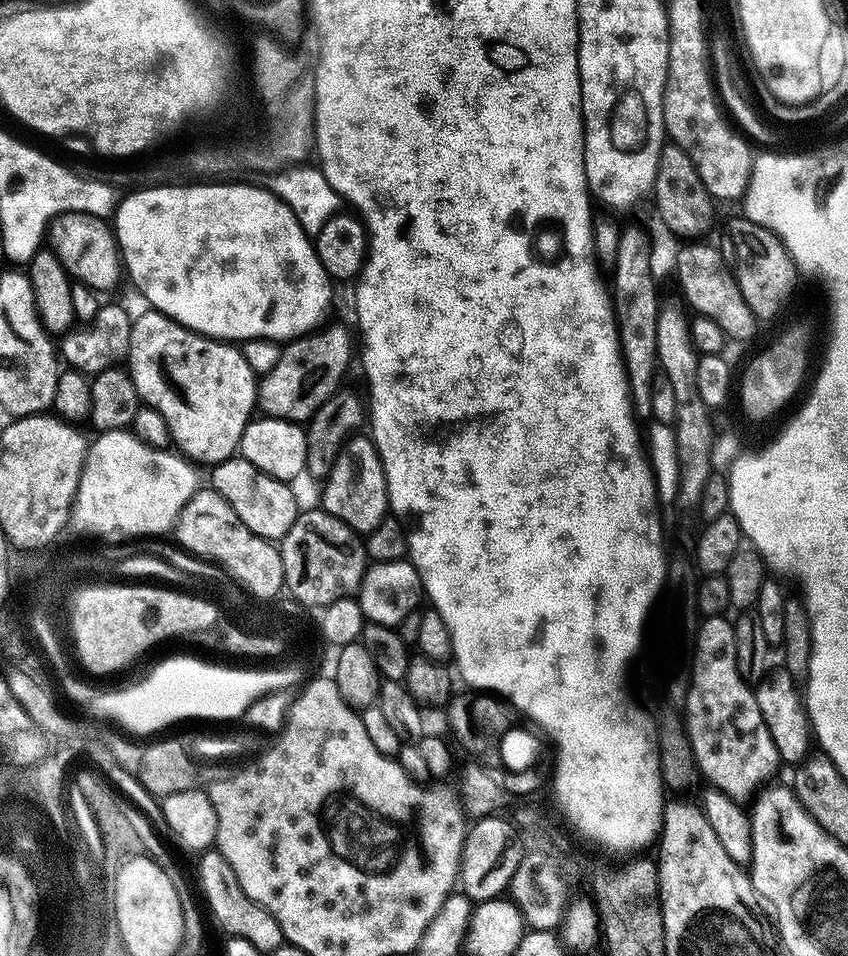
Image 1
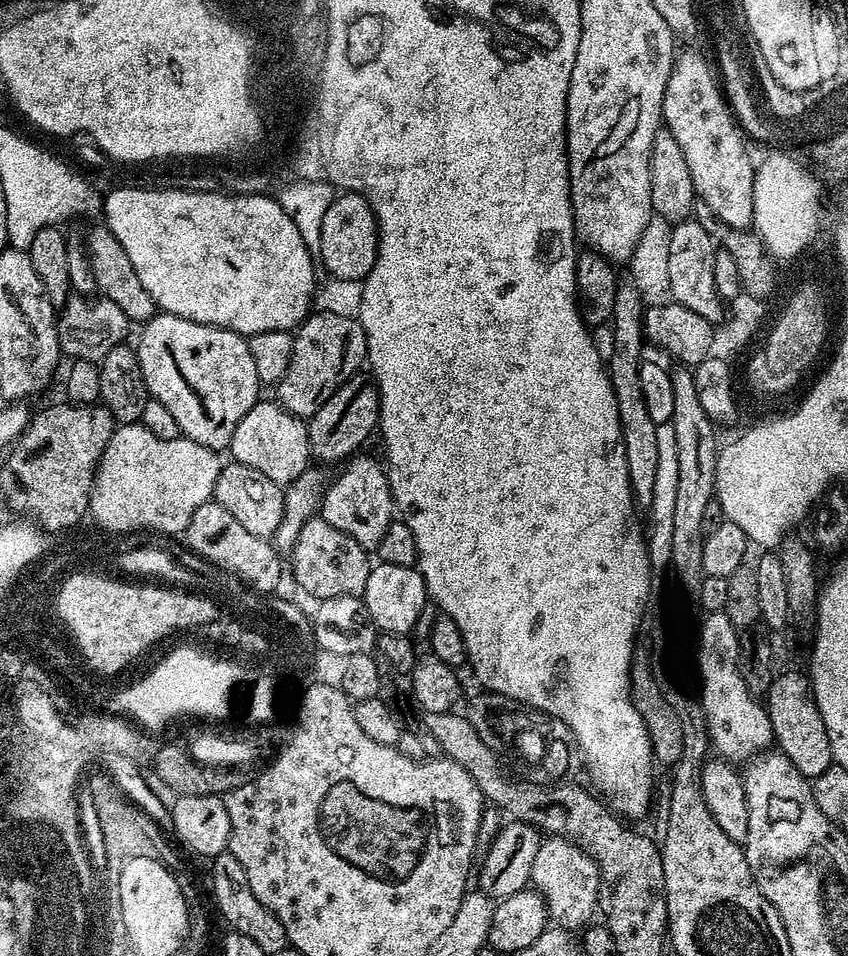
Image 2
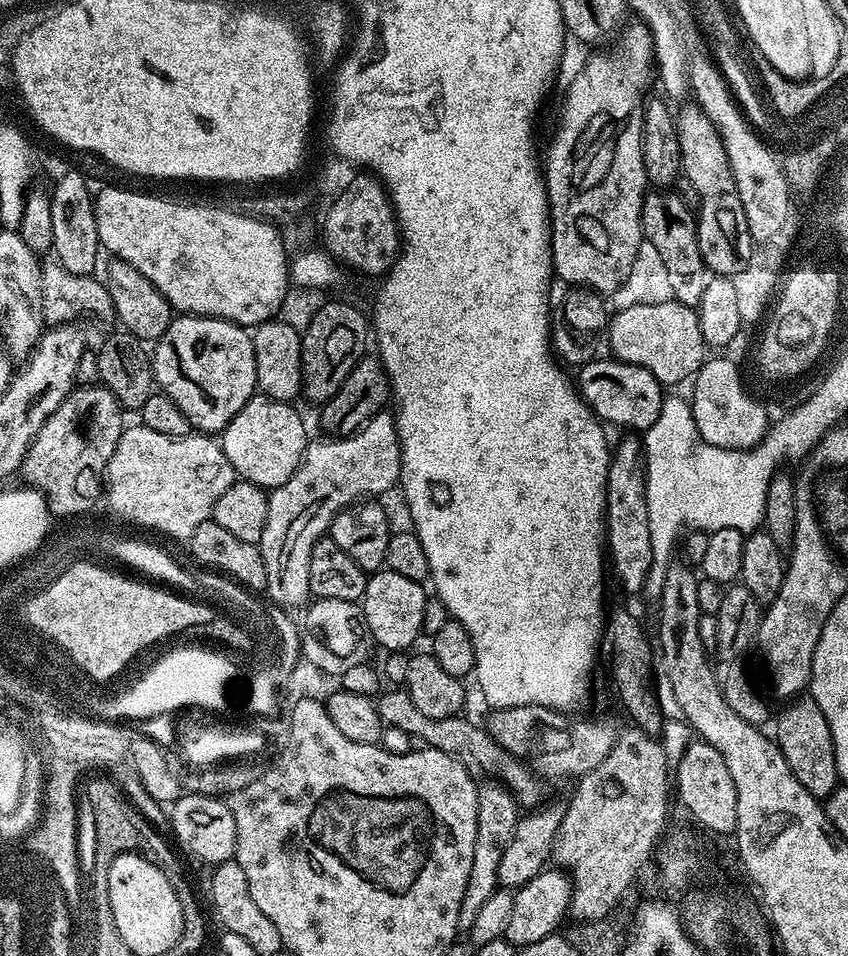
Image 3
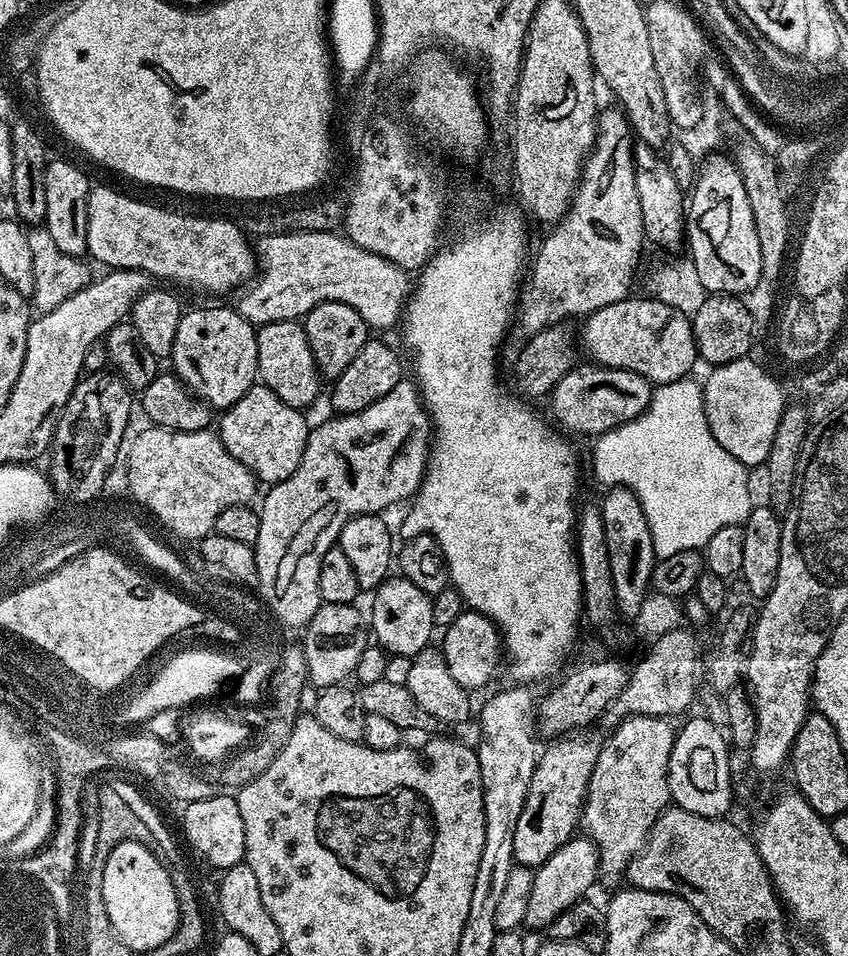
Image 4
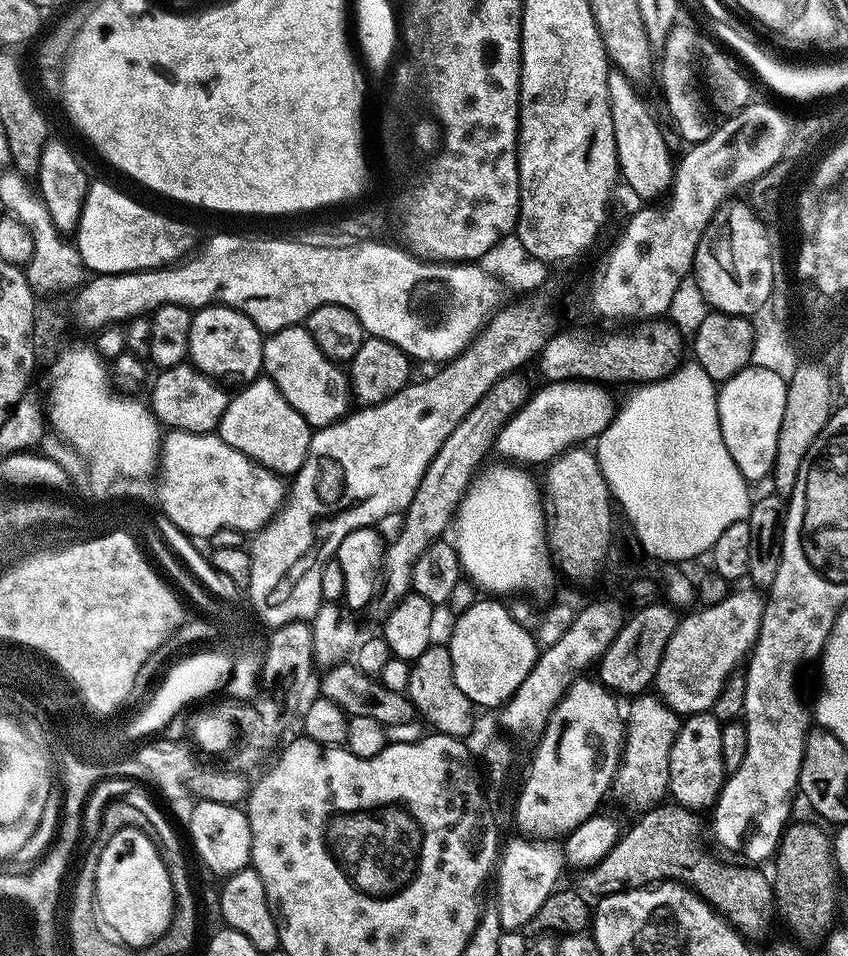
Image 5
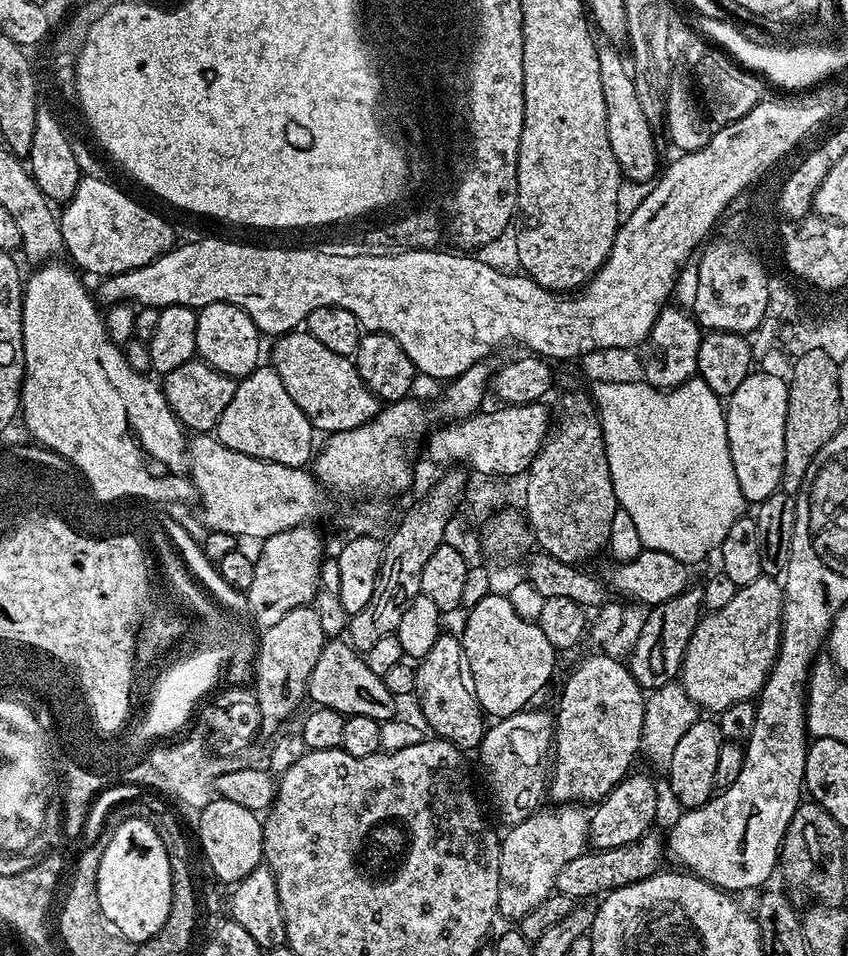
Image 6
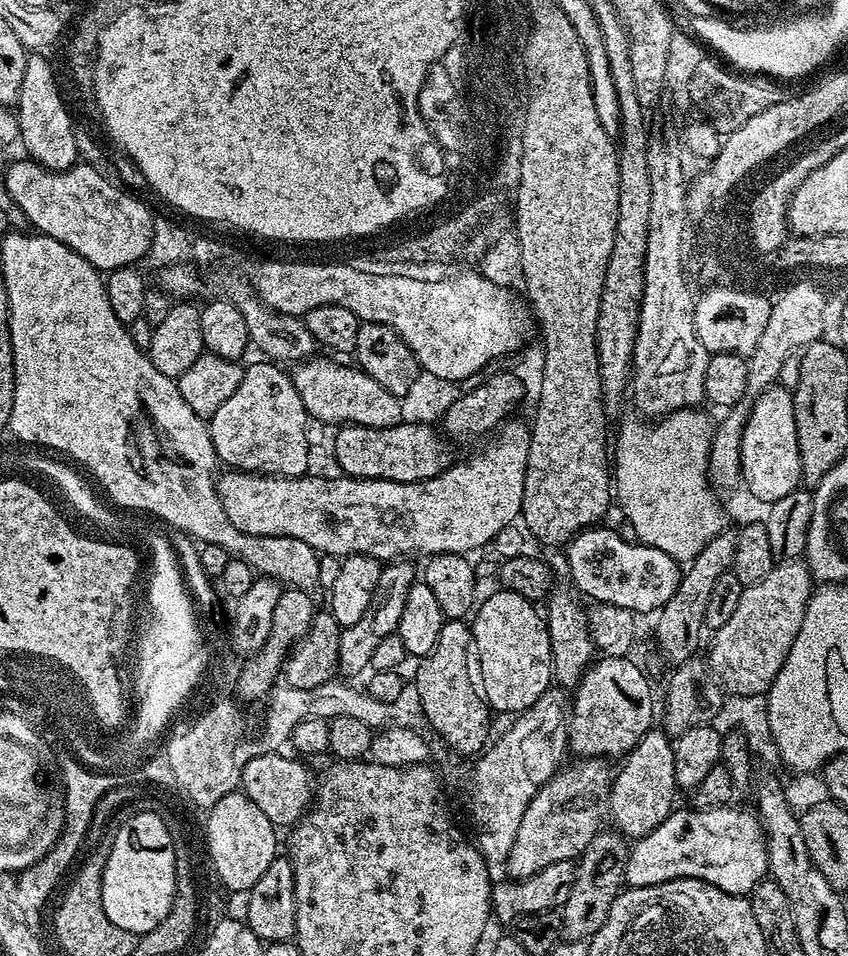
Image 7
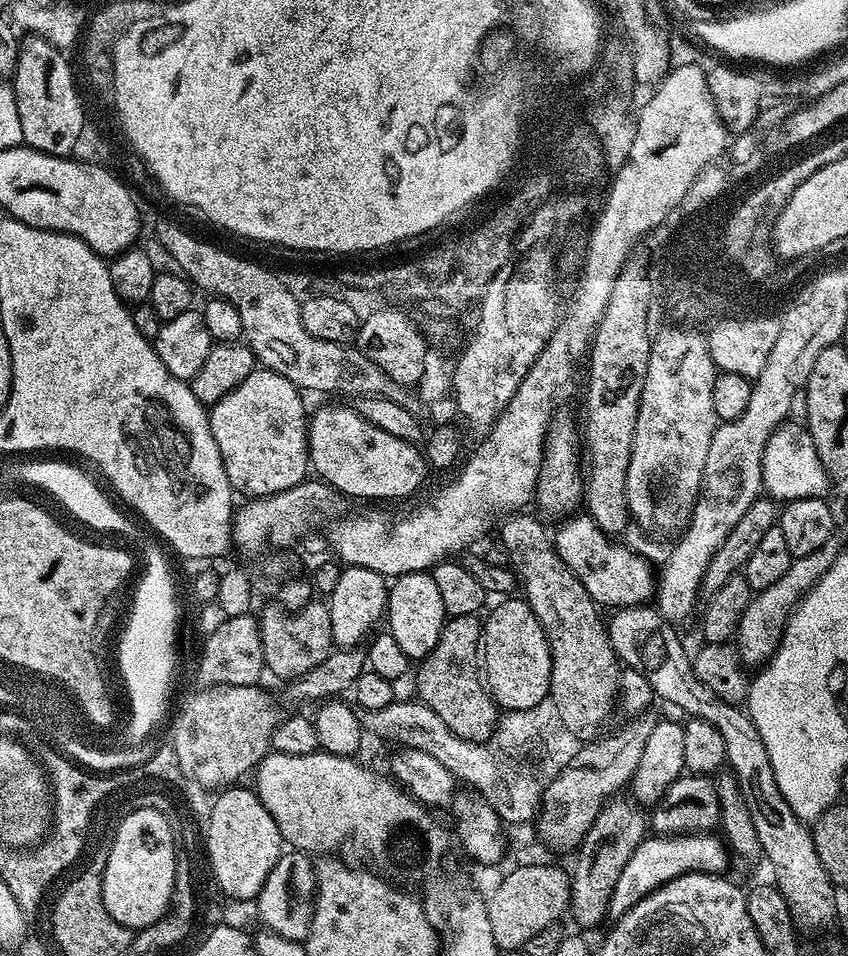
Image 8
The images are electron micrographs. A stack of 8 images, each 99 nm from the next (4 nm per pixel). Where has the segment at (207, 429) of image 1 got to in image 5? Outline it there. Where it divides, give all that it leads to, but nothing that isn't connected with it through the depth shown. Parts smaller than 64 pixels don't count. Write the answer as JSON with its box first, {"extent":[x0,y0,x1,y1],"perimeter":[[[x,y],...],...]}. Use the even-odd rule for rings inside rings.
{"extent":[188,306,264,385],"perimeter":[[[209,306],[192,312],[192,321],[190,322],[190,338],[188,342],[188,360],[199,372],[205,372],[207,376],[213,378],[224,378],[220,376],[240,376],[239,383],[245,385],[251,380],[257,379],[261,375],[264,363],[262,362],[262,346],[264,345],[264,336],[260,328],[254,326],[254,322],[250,322],[250,318],[246,318],[246,314],[242,314],[237,308],[225,308],[223,306]]]}

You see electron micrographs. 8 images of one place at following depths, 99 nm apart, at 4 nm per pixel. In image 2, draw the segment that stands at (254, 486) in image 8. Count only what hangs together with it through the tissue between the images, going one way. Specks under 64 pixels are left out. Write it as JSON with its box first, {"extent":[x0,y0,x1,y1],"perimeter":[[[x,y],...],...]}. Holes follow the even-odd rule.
{"extent":[230,402,309,486],"perimeter":[[[258,402],[249,410],[246,418],[238,422],[230,445],[231,459],[237,464],[250,466],[250,470],[259,470],[276,484],[287,486],[309,471],[308,425],[301,417],[291,416],[279,403],[264,403]]]}

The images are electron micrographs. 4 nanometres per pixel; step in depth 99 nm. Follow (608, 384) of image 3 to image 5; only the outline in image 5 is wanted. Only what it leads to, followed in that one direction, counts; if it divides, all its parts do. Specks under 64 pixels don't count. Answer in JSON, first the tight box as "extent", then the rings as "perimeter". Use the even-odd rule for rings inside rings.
{"extent":[494,380,618,466],"perimeter":[[[557,380],[555,382],[545,383],[543,386],[545,388],[537,387],[535,391],[533,391],[532,395],[528,397],[528,401],[505,422],[504,429],[496,436],[496,443],[494,445],[495,449],[499,449],[504,455],[506,455],[503,457],[509,458],[511,461],[517,462],[522,466],[532,466],[528,464],[541,464],[541,466],[547,465],[549,462],[555,460],[557,456],[561,456],[563,452],[568,451],[568,449],[575,448],[588,442],[584,440],[589,440],[589,442],[595,441],[605,430],[608,429],[610,422],[616,417],[618,411],[618,400],[615,400],[615,398],[608,393],[611,391],[599,382],[589,382],[587,380]]]}

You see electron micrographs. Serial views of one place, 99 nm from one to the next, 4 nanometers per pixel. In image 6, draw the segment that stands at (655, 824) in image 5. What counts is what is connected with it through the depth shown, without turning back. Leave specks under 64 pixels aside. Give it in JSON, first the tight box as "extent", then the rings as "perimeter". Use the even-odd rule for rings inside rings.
{"extent":[555,834,666,902],"perimeter":[[[653,834],[640,836],[632,844],[621,848],[606,848],[603,850],[586,850],[578,858],[570,858],[562,871],[558,873],[555,891],[566,894],[573,902],[584,902],[588,896],[599,897],[621,888],[627,884],[633,884],[639,880],[645,880],[647,876],[654,876],[661,871],[663,860],[666,860],[666,844]]]}

